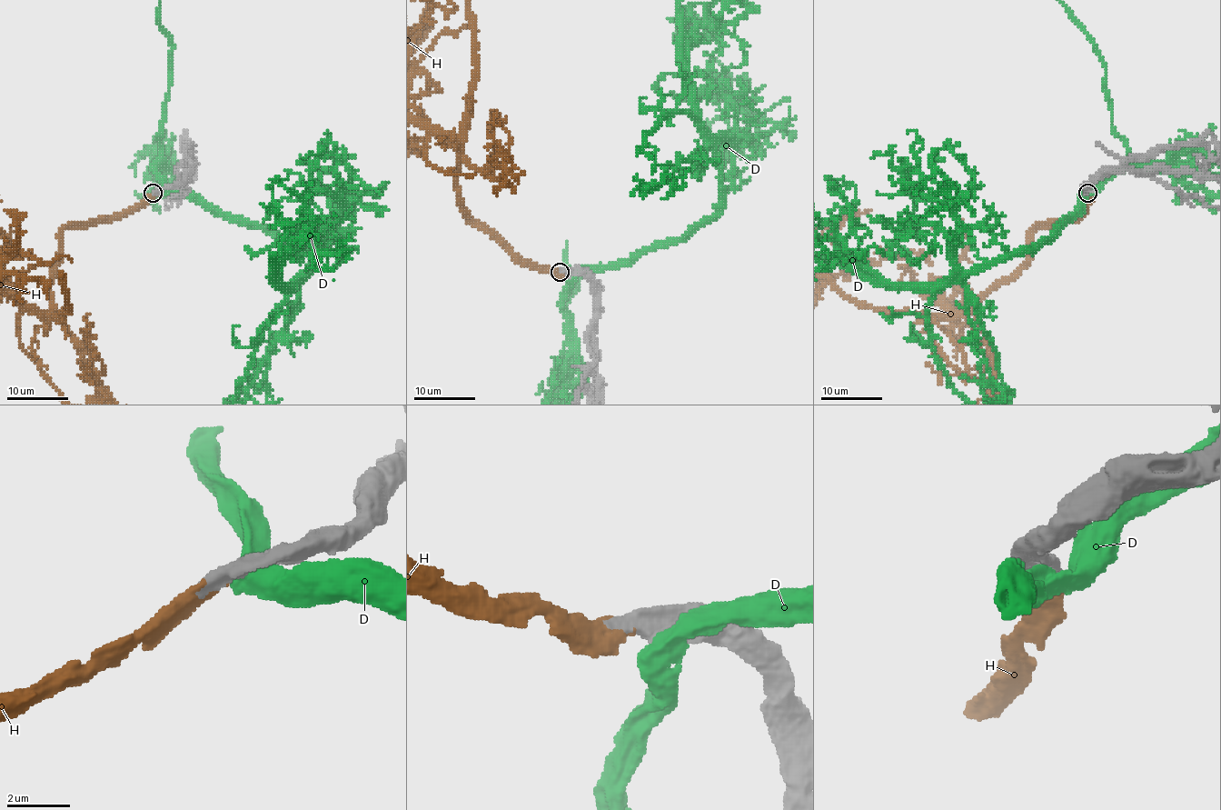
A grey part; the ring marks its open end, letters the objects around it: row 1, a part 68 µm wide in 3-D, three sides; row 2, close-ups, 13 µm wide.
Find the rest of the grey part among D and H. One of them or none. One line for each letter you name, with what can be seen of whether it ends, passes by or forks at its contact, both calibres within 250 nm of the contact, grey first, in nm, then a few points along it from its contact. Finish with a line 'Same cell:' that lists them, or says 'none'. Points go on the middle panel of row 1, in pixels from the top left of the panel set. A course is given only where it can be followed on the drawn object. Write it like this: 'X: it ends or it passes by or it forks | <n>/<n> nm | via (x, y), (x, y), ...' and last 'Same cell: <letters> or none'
H: it ends | 550/600 nm
Same cell: H

